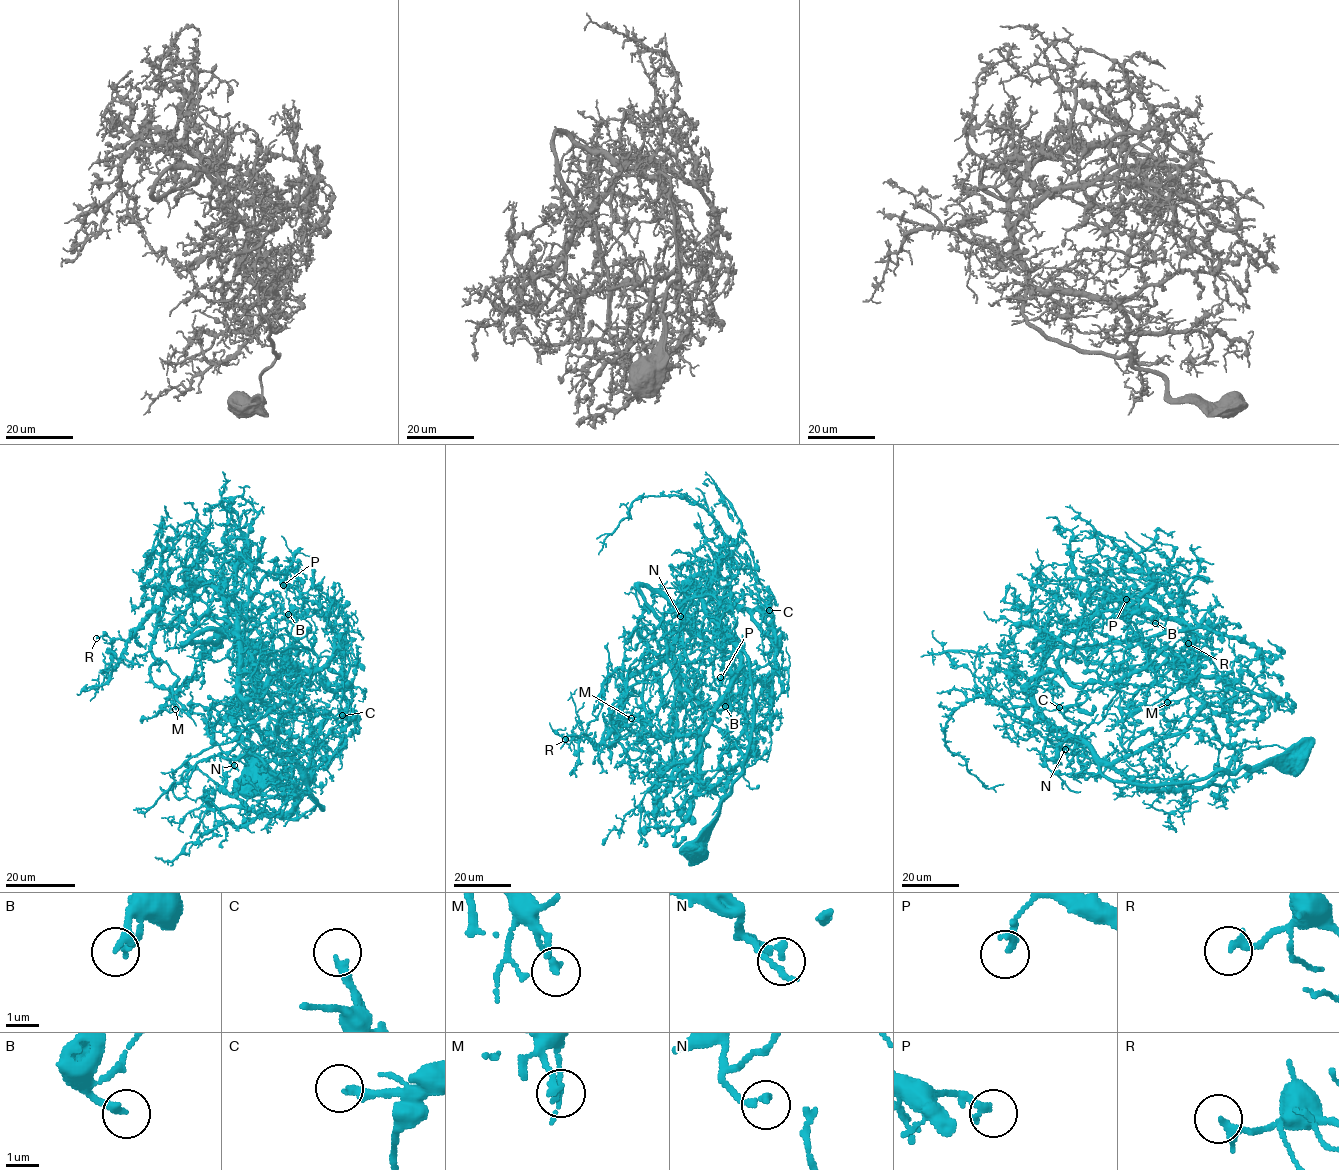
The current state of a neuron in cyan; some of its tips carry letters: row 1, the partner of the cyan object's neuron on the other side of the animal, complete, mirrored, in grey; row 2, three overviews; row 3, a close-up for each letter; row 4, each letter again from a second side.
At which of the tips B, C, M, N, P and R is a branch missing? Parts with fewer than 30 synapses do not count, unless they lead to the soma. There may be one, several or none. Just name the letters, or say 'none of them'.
C

